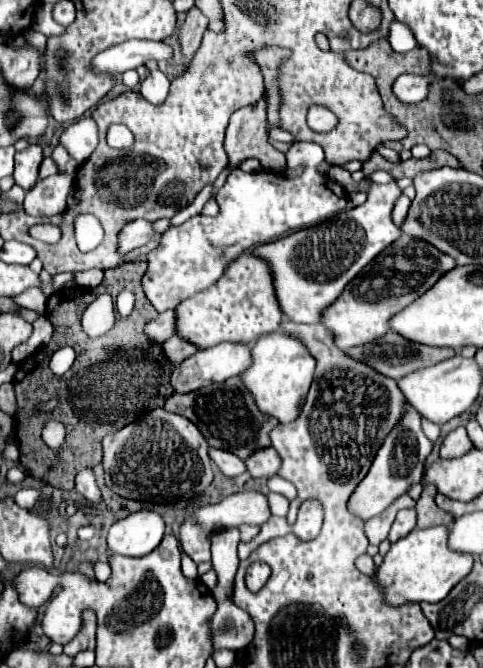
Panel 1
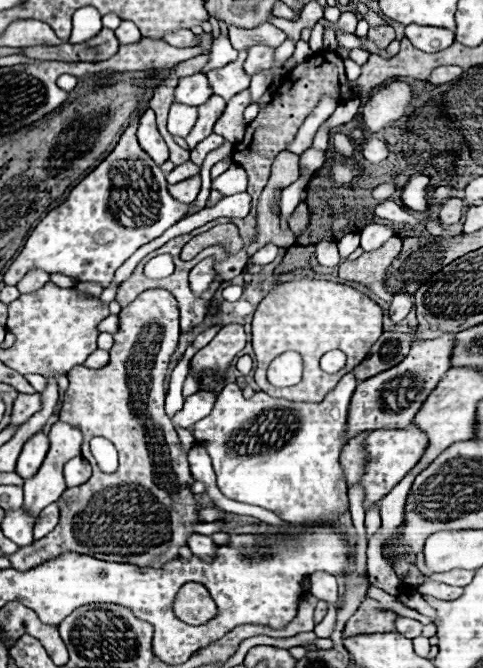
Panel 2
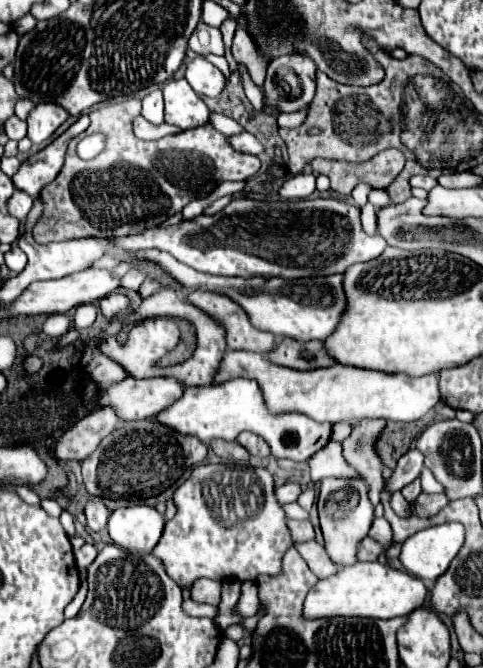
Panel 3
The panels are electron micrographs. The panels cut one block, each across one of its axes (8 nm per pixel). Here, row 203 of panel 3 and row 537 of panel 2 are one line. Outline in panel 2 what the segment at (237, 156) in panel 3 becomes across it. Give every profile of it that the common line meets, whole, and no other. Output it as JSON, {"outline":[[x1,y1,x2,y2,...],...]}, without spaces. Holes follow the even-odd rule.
{"outline":[[154,288,154,290,144,290,134,302,130,302,126,308,122,308,120,312,120,330,114,334,114,348,110,352,110,362,106,368,102,370,88,370,86,366,76,366,68,372,68,380,70,380,70,386,64,394,64,404,62,404,62,410,60,410,60,420,62,422,68,422,72,426,76,426,84,436,86,436,86,442,82,446,82,456,92,464,92,478,82,484,82,486,76,486,76,488,68,488,60,500,58,500,58,506,60,506,60,522,58,526,46,534,42,540,34,540,30,546,24,546,20,548,18,552,10,554,10,564,12,568,16,570,30,570,34,566,40,566,44,564,46,560,54,560,58,556,62,556,62,552,70,550,70,552,78,552,78,554,86,554,86,556,96,556,96,558,102,558,102,560,110,560,110,562,124,562,124,564,138,564,138,566,152,566,152,568,162,568,164,564,168,564,170,560,176,560,180,554,178,550,182,546,188,544,188,536,194,532,194,524,198,524,198,502,194,500,194,494,190,490,194,478,190,476,190,466,188,466,188,460,186,460,186,452,182,450,182,444,180,444,180,438,170,422,170,418,166,416,164,412,164,396,166,396,166,388,164,388,164,380,166,380,166,372,168,372,168,364,170,364,170,356,174,354,176,350,176,344,178,344,178,336,180,336,180,326,178,326,178,308,176,308,176,300,172,294,168,294,168,290,160,290,160,288],[94,436,104,436,108,438,116,448,118,448,118,454,120,454,120,466,114,474,104,474,98,464,94,462,92,454,90,454,90,438]]}

